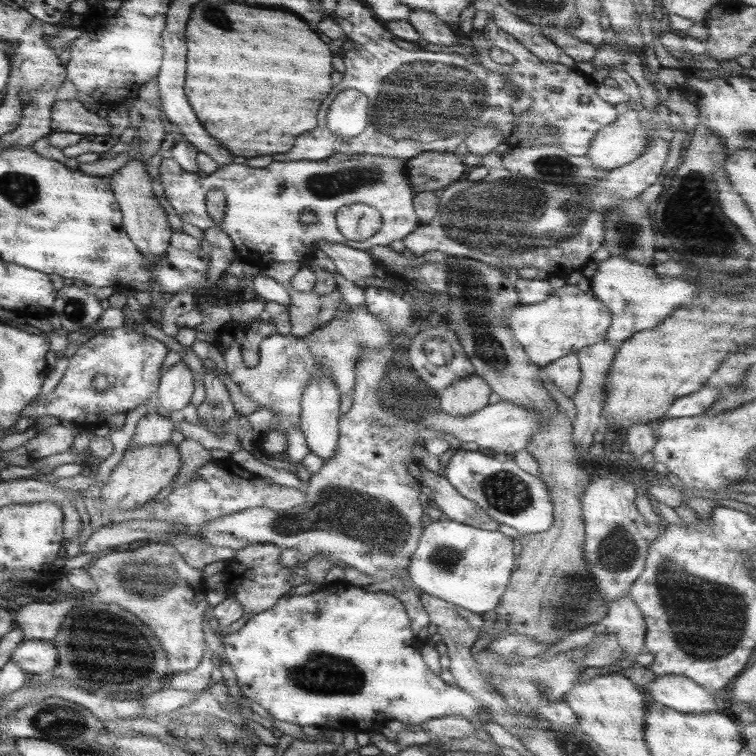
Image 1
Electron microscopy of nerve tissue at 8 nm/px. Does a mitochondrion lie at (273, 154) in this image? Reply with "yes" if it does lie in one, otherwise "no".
no

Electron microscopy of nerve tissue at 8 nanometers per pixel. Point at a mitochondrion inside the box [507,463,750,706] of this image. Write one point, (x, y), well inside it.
(706, 620)

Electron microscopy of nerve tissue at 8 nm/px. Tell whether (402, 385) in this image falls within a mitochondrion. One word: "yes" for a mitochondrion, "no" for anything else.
yes

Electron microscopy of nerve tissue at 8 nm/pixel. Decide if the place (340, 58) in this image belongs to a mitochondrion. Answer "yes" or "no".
no

